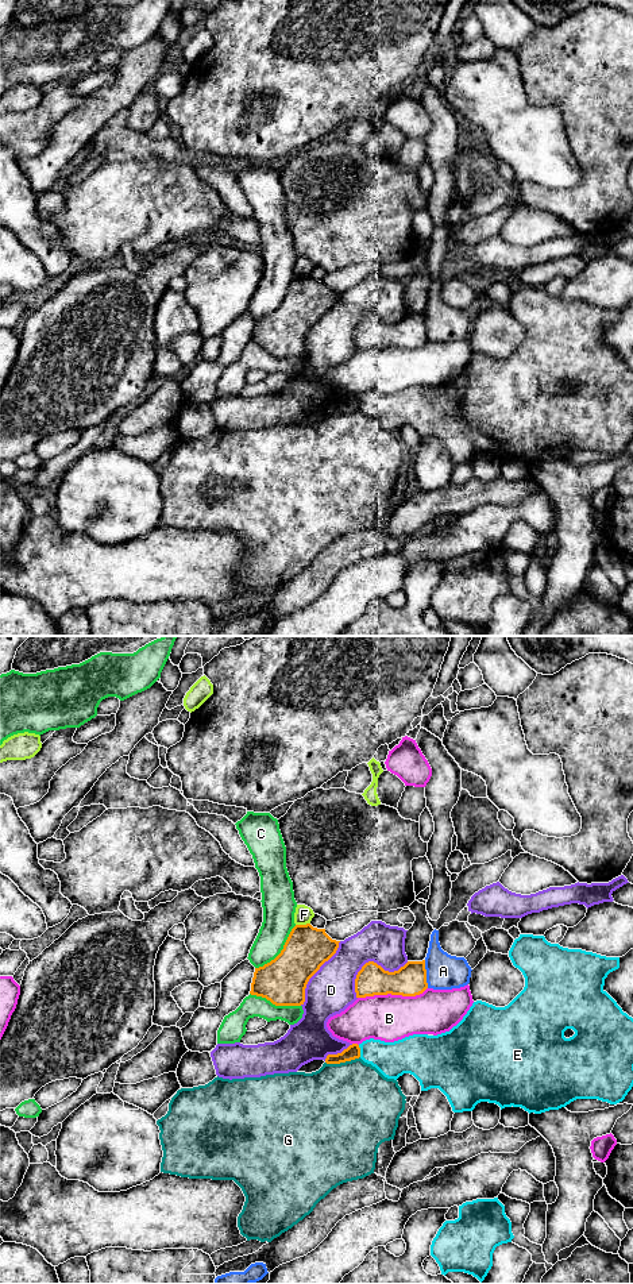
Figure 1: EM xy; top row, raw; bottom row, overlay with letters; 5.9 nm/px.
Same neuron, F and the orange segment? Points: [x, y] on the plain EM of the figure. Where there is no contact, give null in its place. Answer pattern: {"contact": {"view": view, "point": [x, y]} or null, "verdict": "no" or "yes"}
{"contact": {"view": "xy", "point": [303, 277]}, "verdict": "no"}

